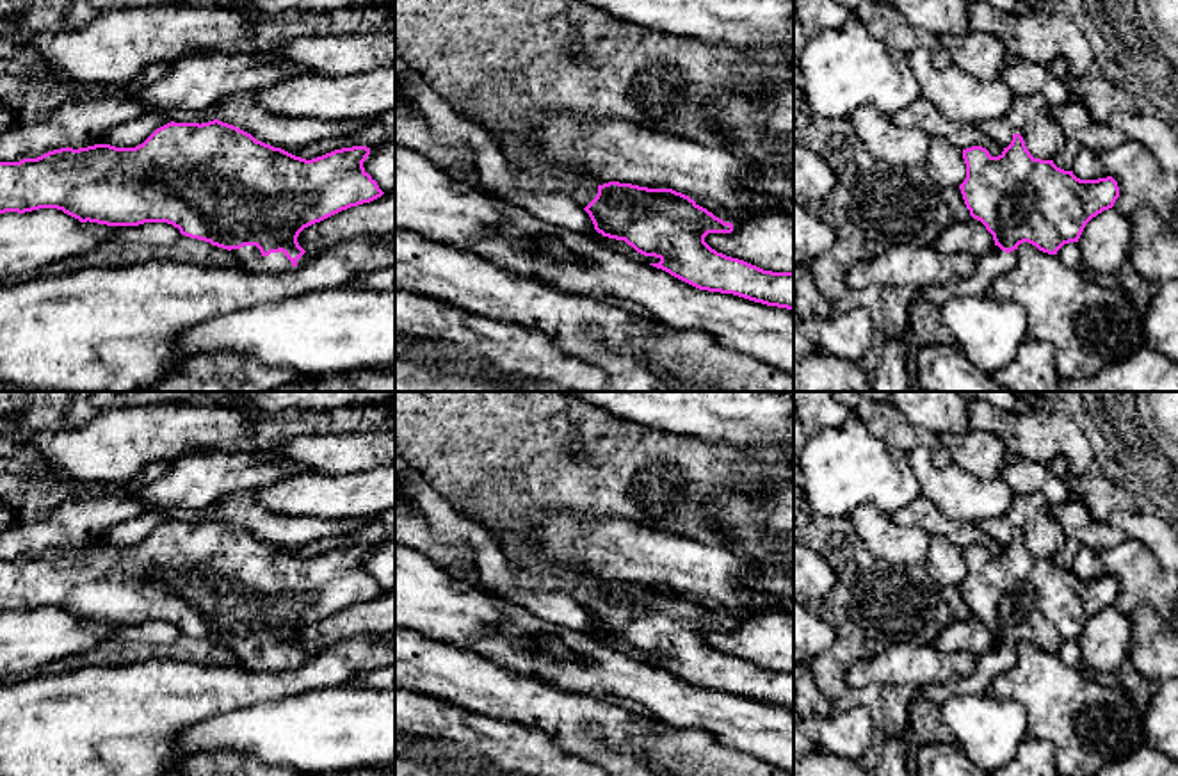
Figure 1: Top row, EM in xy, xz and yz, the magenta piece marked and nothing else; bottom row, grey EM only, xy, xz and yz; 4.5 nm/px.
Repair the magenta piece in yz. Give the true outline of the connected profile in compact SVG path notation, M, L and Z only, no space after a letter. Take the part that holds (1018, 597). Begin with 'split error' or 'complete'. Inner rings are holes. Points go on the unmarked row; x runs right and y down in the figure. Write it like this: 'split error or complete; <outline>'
split error; M1020 532L998 555L991 555L982 545L963 548L966 577L959 584L970 614L980 619L993 634L995 646L977 657L975 671L970 676L952 676L941 685L925 685L916 696L943 703L950 696L986 694L991 680L1009 671L1018 662L1018 644L1029 641L1039 650L1057 653L1069 641L1078 641L1085 623L1114 605L1119 596L1117 580L1112 575L1080 578L1073 570L1064 570L1053 559L1034 557Z

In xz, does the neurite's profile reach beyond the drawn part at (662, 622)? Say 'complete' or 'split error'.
complete

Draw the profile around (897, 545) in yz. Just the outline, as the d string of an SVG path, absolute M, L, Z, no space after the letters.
M861 504L851 514L865 548L892 566L924 564L931 538L918 527L902 527L874 504Z

